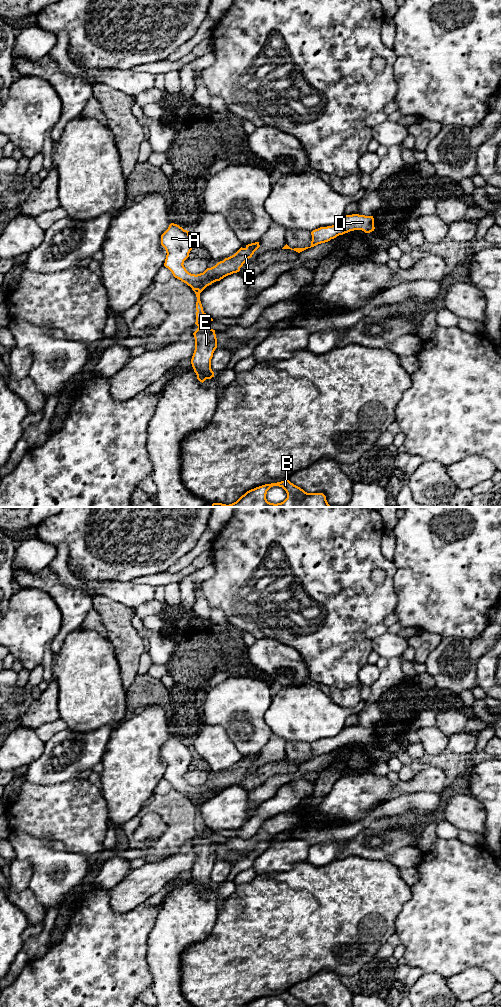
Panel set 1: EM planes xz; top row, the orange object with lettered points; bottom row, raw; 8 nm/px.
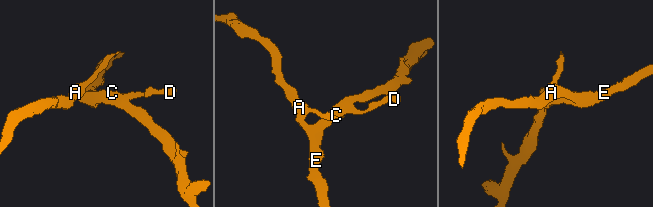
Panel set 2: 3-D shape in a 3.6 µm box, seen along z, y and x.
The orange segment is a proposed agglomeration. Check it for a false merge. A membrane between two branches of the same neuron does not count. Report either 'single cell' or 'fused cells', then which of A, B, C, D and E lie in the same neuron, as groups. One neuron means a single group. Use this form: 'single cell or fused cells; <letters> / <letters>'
single cell; A B C D E

